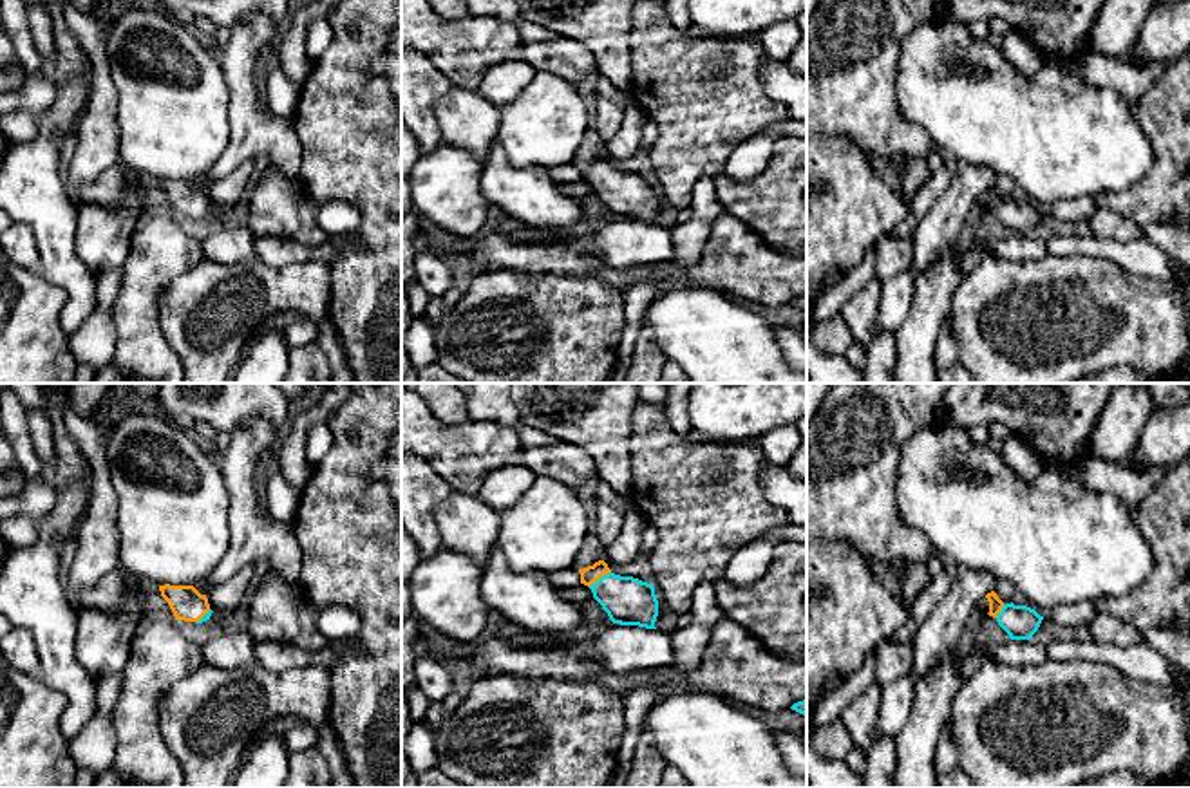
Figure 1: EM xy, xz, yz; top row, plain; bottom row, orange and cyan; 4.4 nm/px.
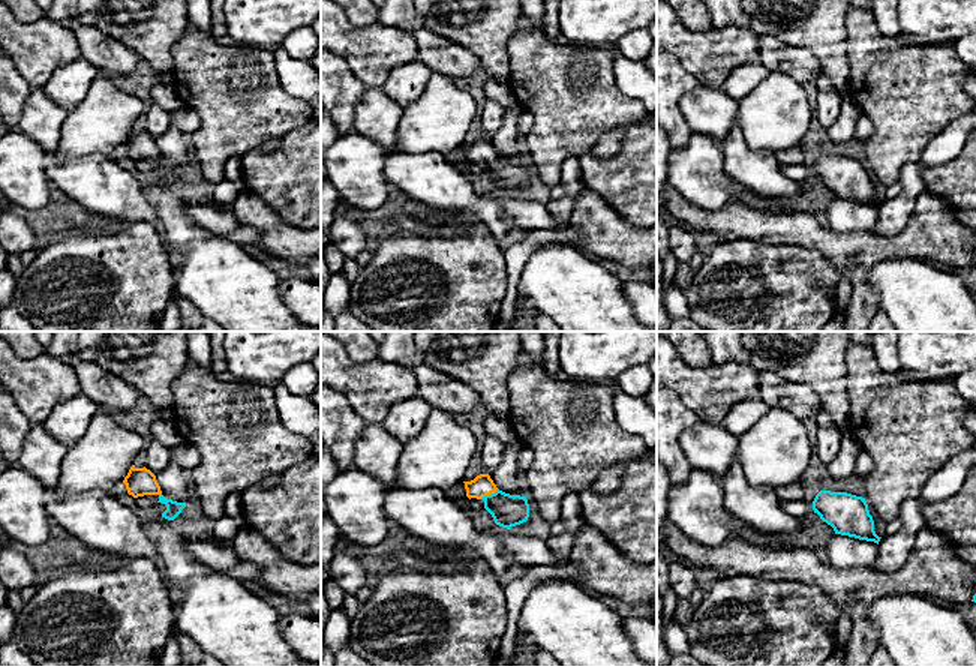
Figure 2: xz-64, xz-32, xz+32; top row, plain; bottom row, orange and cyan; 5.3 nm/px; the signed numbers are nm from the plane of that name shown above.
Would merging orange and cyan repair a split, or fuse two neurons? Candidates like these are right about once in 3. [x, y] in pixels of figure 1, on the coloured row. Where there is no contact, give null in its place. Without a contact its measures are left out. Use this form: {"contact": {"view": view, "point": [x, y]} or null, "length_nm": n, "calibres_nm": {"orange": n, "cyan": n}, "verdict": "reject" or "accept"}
{"contact": {"view": "xz", "point": [599, 577]}, "length_nm": 120, "calibres_nm": {"orange": 80, "cyan": 220}, "verdict": "accept"}

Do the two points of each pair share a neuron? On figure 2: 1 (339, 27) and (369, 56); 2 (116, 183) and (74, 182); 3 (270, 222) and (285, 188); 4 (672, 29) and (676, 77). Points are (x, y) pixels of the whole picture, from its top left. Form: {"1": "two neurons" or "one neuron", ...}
{"1": "one neuron", "2": "one neuron", "3": "two neurons", "4": "two neurons"}

